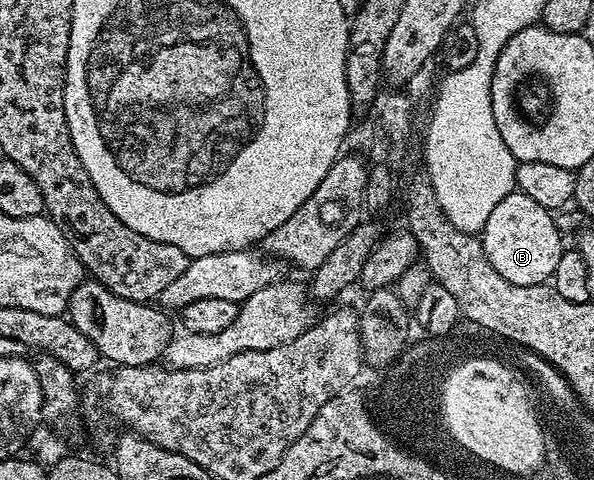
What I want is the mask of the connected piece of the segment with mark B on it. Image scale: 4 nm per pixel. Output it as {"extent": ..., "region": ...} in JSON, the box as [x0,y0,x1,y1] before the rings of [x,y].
{"extent":[482,192,566,286],"region":[[[514,192],[490,212],[482,231],[484,251],[498,276],[510,280],[510,284],[519,286],[542,286],[551,279],[558,260],[564,254],[566,246],[562,244],[562,235],[556,226],[553,211],[534,204],[530,196]]]}

